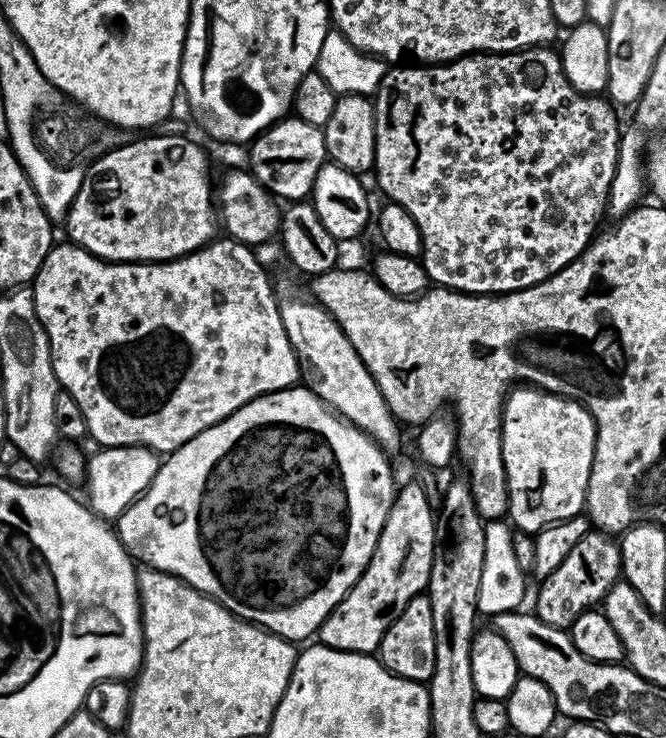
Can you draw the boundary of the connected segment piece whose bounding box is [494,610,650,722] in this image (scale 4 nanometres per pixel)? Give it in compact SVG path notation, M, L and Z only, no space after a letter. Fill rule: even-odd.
M504 610L494 624L495 631L507 640L514 650L516 662L521 673L531 679L540 680L556 701L556 710L561 717L569 716L572 722L588 722L592 717L592 704L583 696L600 696L603 692L617 692L624 700L644 696L650 691L648 681L640 677L635 668L623 663L600 664L597 660L586 658L574 646L571 635L563 628L552 628L544 623L539 615L523 616L520 610Z

